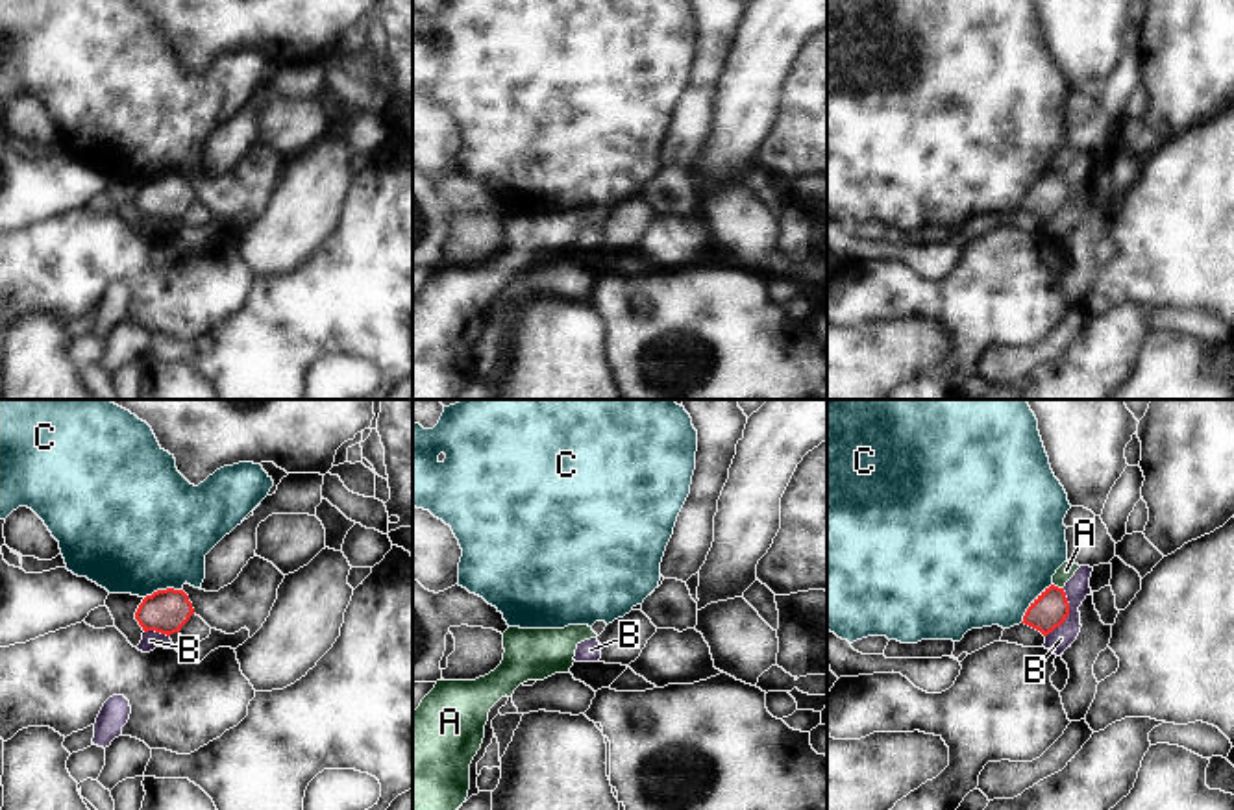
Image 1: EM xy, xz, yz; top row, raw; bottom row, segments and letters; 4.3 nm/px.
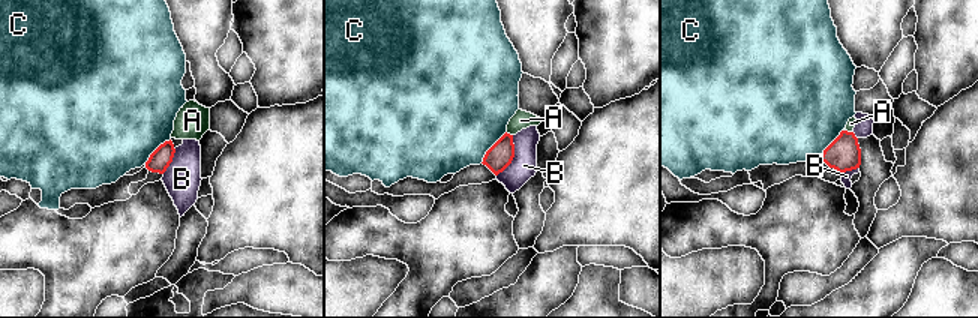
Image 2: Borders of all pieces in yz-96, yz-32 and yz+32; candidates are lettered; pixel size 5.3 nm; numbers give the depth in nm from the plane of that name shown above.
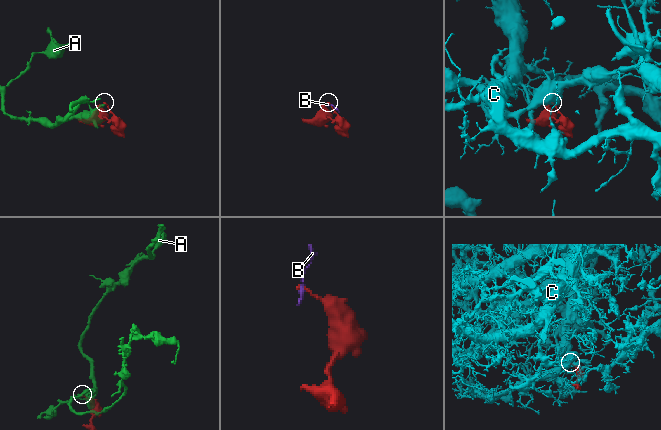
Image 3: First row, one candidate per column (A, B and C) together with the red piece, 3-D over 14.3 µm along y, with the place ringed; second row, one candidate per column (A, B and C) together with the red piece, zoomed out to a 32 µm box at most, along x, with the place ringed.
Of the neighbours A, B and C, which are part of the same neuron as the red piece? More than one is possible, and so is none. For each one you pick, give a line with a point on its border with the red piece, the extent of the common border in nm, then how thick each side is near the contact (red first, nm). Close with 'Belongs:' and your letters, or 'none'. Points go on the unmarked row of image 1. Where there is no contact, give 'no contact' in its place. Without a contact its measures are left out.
Belongs: none

